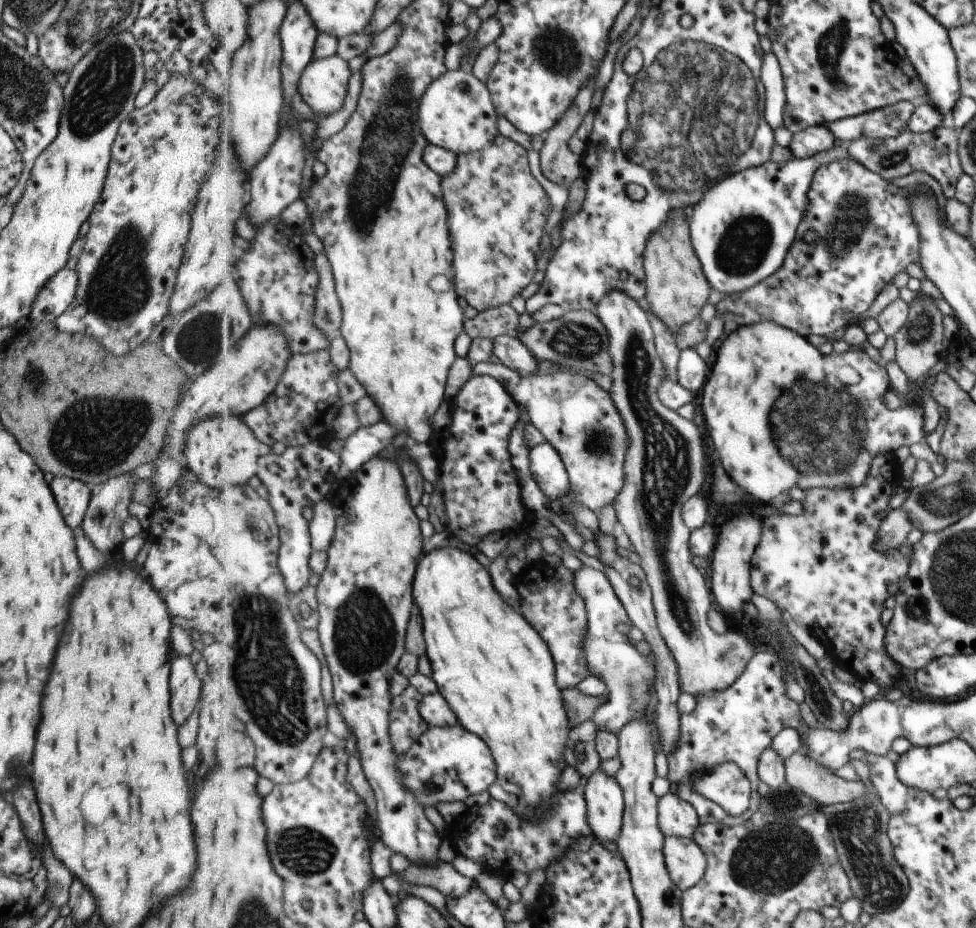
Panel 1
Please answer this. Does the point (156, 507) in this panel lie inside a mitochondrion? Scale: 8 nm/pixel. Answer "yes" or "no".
no

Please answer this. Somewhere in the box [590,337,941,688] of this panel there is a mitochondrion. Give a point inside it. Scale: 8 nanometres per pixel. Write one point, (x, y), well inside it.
(822, 430)

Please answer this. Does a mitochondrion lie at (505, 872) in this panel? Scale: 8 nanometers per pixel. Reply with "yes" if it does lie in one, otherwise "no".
no

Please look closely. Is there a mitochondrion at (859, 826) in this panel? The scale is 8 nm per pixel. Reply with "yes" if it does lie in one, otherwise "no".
yes

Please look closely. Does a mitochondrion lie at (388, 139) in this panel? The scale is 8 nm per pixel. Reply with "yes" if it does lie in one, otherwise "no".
yes

